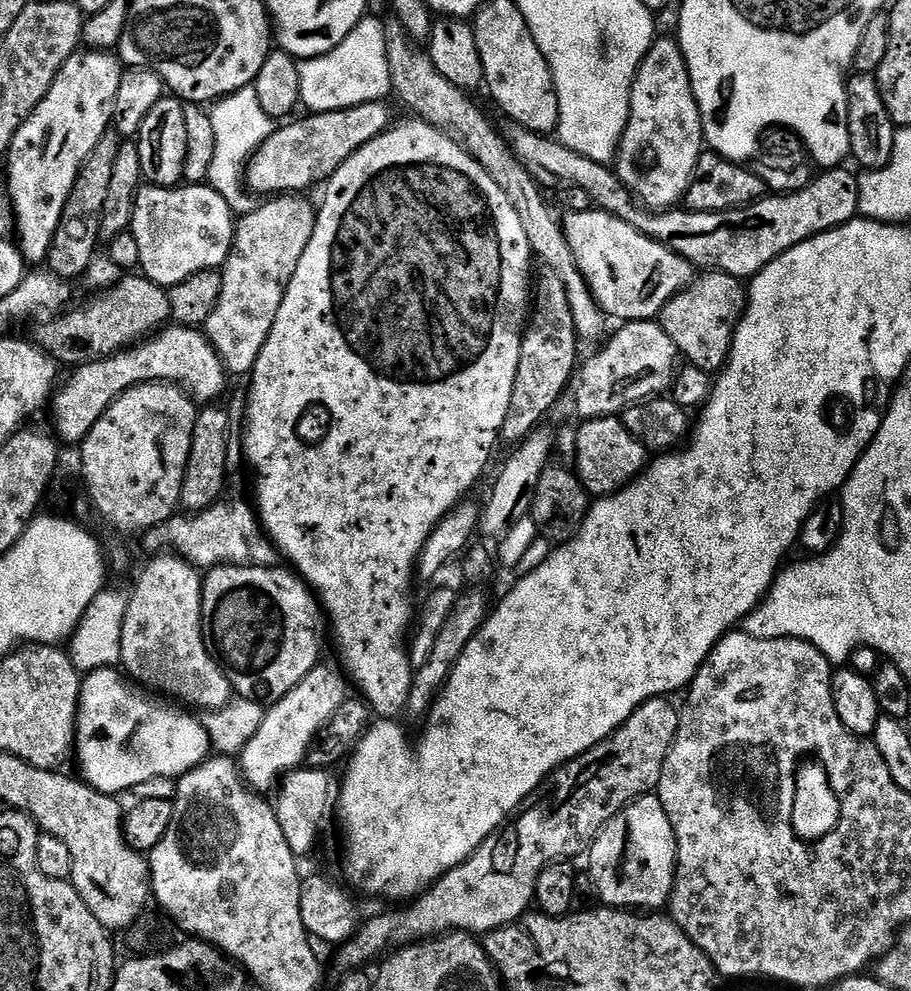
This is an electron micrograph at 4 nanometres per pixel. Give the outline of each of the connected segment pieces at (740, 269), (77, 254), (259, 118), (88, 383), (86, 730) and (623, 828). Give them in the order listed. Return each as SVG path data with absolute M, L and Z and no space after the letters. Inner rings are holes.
M519 126L511 129L510 145L517 159L522 166L529 171L537 183L548 188L581 188L590 199L593 200L597 209L608 212L616 216L619 220L624 220L630 226L634 226L642 234L646 234L650 239L656 240L659 244L664 244L672 251L679 254L684 260L690 261L697 269L715 270L718 272L728 272L732 276L739 278L751 278L757 276L762 269L774 258L778 258L786 250L792 248L792 240L800 243L822 234L820 228L829 232L828 224L833 224L835 228L843 226L840 220L848 223L855 220L858 216L860 207L860 181L857 173L847 172L844 166L836 166L833 172L828 172L825 176L818 175L807 184L800 192L789 192L787 194L769 194L762 200L756 200L753 204L746 204L742 208L734 208L726 212L690 212L687 210L645 210L643 207L636 208L632 201L632 196L627 192L625 181L621 180L617 173L609 165L599 164L574 150L570 150L559 139L545 138L543 135L530 132L527 128Z
M110 130L106 134L102 134L98 146L94 146L94 150L88 156L88 161L80 171L74 190L66 202L62 222L58 226L56 237L48 251L47 271L56 273L56 264L60 264L60 268L64 268L64 264L68 264L68 260L72 260L72 264L85 264L88 269L93 267L96 247L101 247L102 244L100 227L106 206L106 194L110 194L110 178L114 178L114 162L118 158L121 147L120 133Z
M241 89L221 101L217 101L210 110L212 126L214 126L215 148L209 166L207 183L216 192L227 191L226 182L243 179L247 162L256 151L271 137L276 129L275 121L264 112L255 89Z
M165 326L147 340L122 352L115 352L113 356L81 363L73 372L76 373L65 382L64 389L61 392L59 389L50 400L55 435L65 445L73 446L79 445L105 410L136 384L174 384L183 388L197 405L208 406L219 401L219 396L230 381L220 355L203 331L199 327L183 326Z
M115 667L94 669L83 677L80 690L86 690L86 706L96 704L96 708L90 708L92 712L96 710L96 718L84 714L86 710L82 710L82 705L78 706L74 756L82 756L82 762L78 765L78 772L81 772L79 775L99 792L121 794L120 792L126 791L127 788L136 788L139 784L148 784L151 780L162 779L163 776L179 778L209 759L209 738L201 721L192 717L191 711L179 712L175 703L145 690L129 679L123 671ZM98 718L102 720L102 724L108 724L106 734L94 734L92 728Z
M649 794L621 810L598 834L591 851L587 853L587 871L590 873L599 899L605 905L621 910L660 910L672 899L672 887L676 881L676 839L670 818L662 810L659 795Z

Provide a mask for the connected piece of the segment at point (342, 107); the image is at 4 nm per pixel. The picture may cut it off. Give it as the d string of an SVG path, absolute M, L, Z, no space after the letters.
M372 14L360 20L358 26L334 50L324 56L303 60L298 64L300 102L311 113L348 111L358 105L383 101L392 92L391 70L387 53L387 25Z

